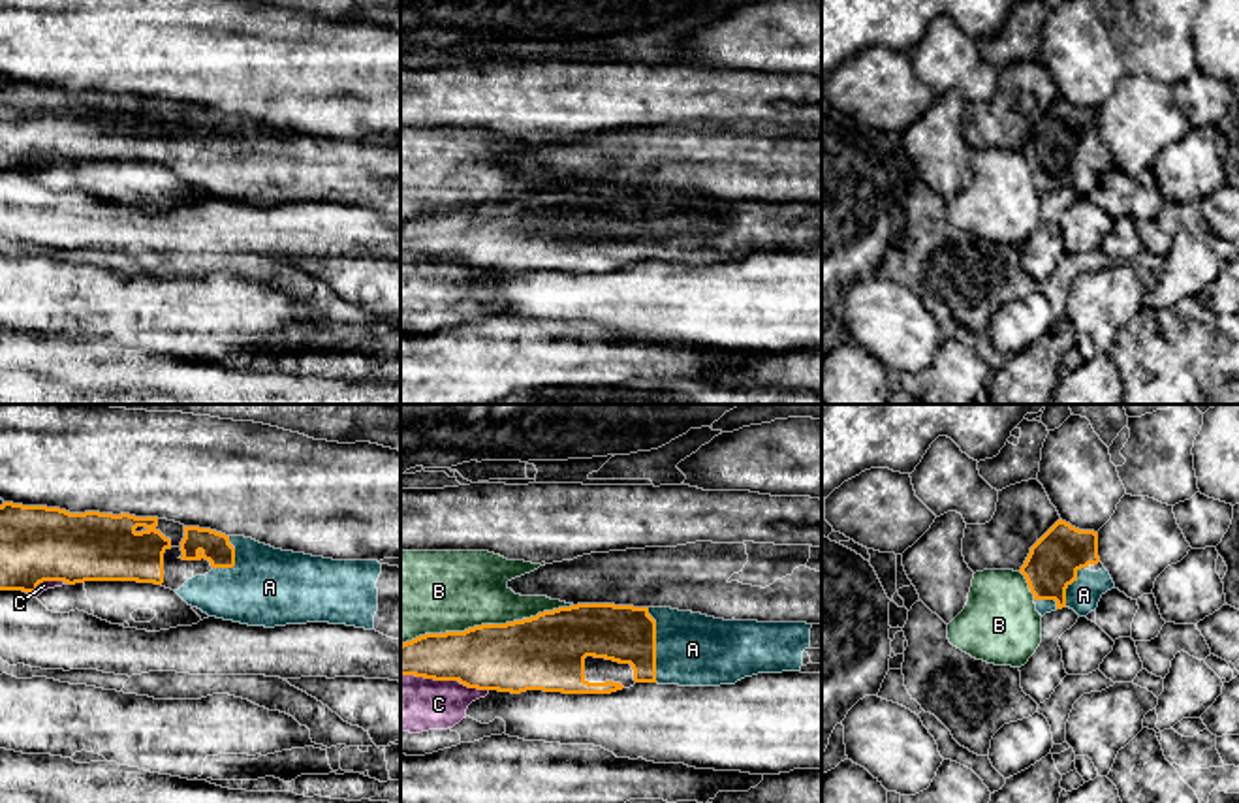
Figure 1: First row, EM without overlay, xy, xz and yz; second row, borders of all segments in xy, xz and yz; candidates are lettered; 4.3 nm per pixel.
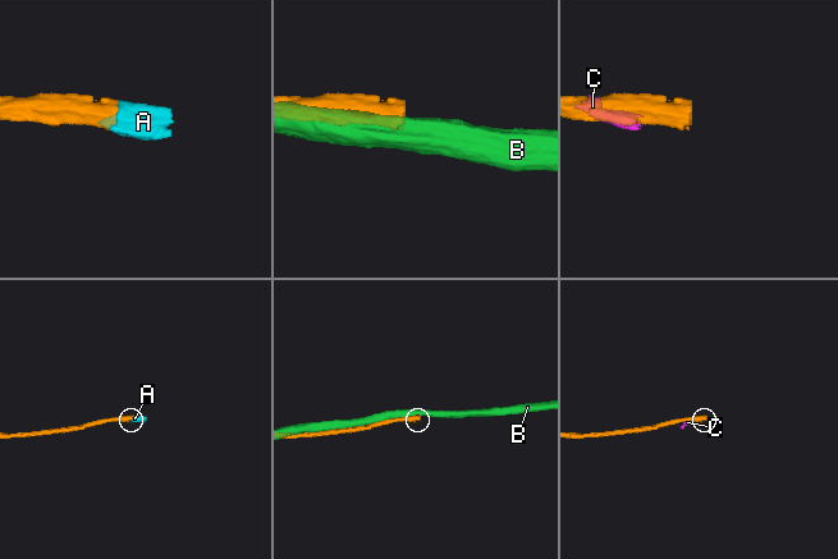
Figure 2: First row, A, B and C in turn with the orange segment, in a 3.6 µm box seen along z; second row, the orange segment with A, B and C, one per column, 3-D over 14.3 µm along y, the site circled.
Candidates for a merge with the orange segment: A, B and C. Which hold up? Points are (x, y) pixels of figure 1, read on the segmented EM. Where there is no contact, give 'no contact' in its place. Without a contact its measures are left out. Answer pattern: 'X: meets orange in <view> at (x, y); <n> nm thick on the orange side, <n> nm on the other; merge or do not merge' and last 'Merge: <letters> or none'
A: meets orange in xz at (655, 645); 240 nm thick on the orange side, 320 nm on the other; merge
B: meets orange in xz at (486, 625); 320 nm thick on the orange side, 360 nm on the other; do not merge
C: meets orange in xz at (444, 679); 280 nm thick on the orange side, 240 nm on the other; do not merge
Merge: A

